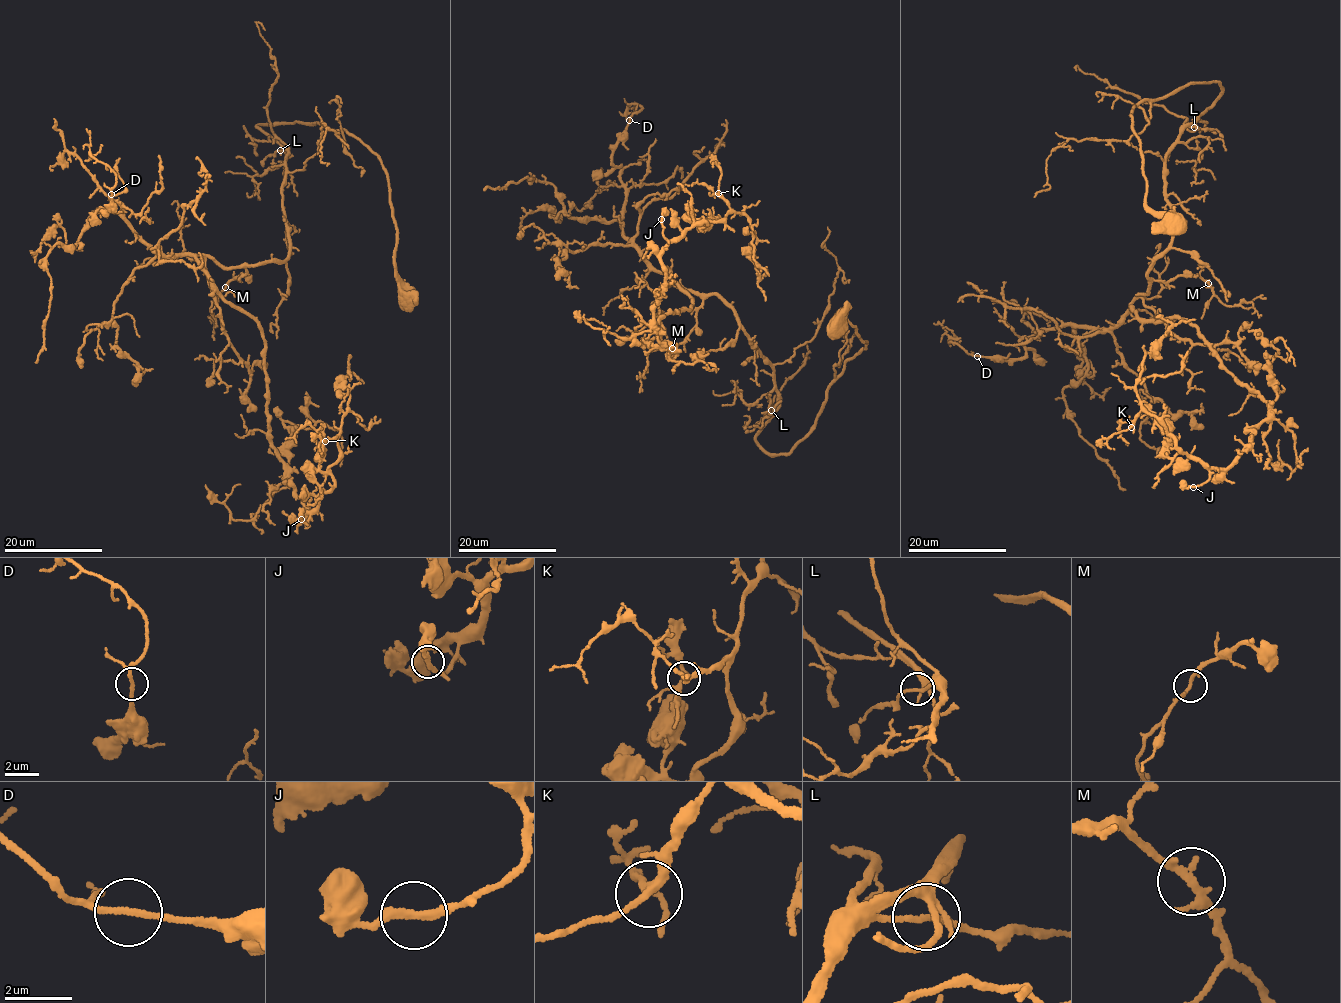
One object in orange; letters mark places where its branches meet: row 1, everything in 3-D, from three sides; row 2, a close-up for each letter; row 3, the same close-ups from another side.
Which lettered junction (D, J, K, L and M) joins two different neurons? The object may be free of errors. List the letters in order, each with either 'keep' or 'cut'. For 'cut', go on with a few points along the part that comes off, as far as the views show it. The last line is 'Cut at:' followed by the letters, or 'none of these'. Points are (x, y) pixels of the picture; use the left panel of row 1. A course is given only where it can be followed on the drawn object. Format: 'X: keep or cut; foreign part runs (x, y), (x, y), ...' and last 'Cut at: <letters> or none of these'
D: keep
J: keep
K: keep
L: keep
M: keep
Cut at: none of these

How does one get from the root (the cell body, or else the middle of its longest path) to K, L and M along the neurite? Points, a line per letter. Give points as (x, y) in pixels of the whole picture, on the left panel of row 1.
K: (409, 298), (380, 158), (257, 126), (287, 149), (289, 256), (196, 262), (261, 328), (305, 519), (325, 441)
L: (409, 298), (394, 262), (397, 227), (380, 158), (349, 132), (317, 123), (257, 126), (280, 150)
M: (409, 298), (381, 160), (312, 122), (257, 126), (287, 149), (289, 256), (245, 267), (226, 287)

